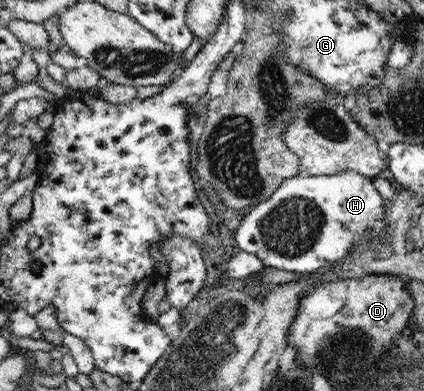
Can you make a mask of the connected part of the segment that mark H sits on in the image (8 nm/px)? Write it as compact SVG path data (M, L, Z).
M341 170L338 174L330 176L305 175L301 177L297 175L283 180L267 200L260 201L250 208L241 221L240 228L237 228L235 243L240 251L246 251L261 259L265 267L298 274L327 273L332 270L332 265L344 263L344 257L351 252L353 246L367 248L363 247L363 244L369 242L371 238L381 238L381 236L359 235L369 227L378 229L378 233L382 233L387 228L385 201L371 178L353 170Z

